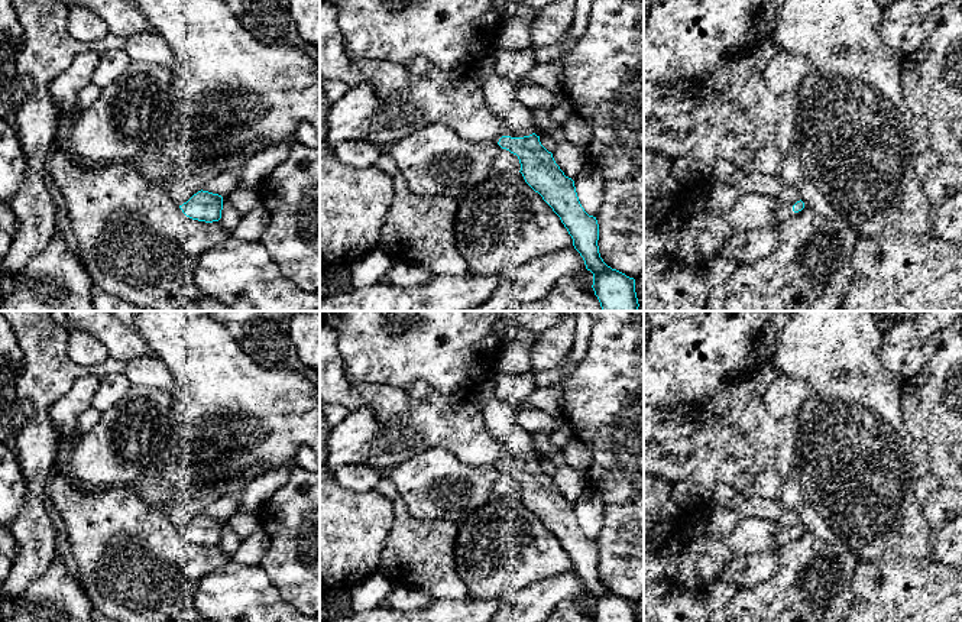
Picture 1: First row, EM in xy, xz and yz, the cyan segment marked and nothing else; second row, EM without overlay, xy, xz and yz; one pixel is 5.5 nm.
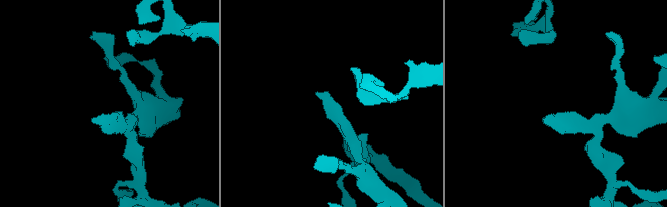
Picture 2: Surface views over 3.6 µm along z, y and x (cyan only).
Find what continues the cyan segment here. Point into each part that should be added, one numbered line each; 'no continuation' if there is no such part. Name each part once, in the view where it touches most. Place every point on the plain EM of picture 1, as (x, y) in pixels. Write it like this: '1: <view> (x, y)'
1: xz (499, 415)

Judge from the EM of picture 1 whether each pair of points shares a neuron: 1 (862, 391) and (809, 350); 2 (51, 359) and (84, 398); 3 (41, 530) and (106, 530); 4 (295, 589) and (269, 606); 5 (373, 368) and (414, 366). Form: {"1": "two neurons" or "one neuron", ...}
{"1": "one neuron", "2": "two neurons", "3": "two neurons", "4": "two neurons", "5": "one neuron"}

